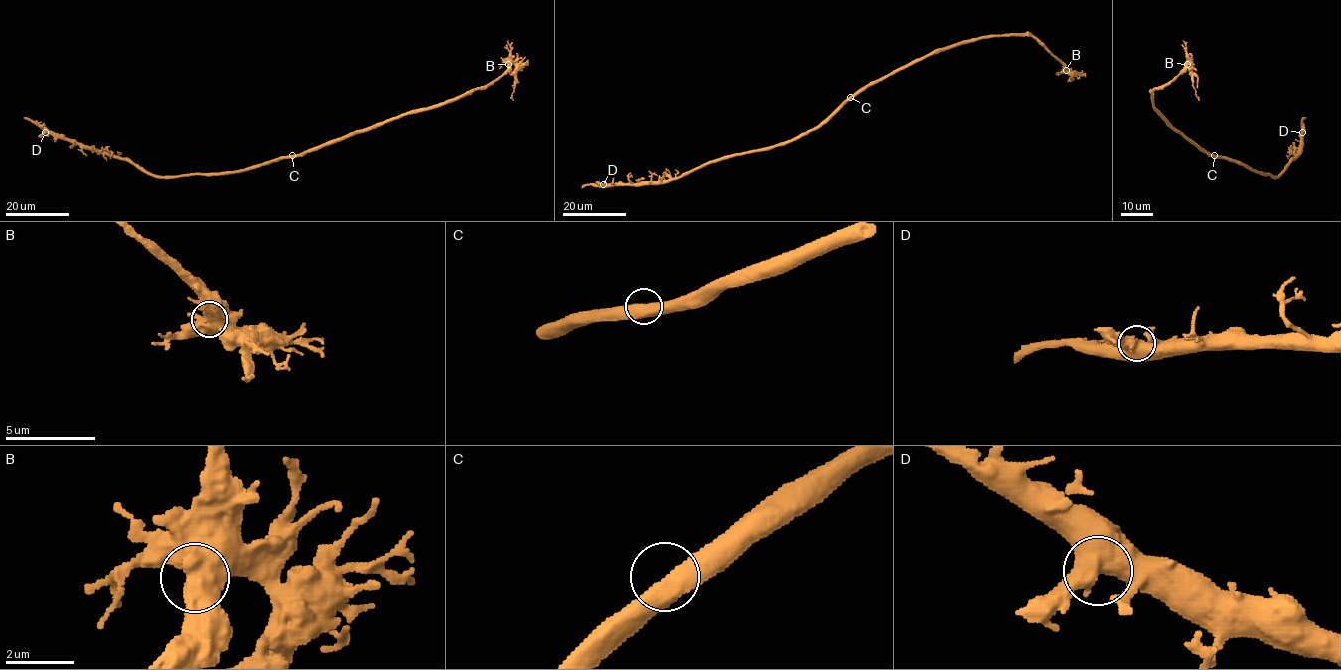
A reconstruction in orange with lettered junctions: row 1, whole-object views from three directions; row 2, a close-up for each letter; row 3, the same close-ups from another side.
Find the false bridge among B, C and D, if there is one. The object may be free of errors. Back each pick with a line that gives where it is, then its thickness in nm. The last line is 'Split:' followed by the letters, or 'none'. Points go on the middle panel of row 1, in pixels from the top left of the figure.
Split: none

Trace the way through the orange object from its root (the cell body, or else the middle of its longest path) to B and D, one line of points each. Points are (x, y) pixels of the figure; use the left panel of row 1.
B: (295, 157), (404, 114), (434, 108), (485, 88), (507, 69), (508, 64)
D: (295, 157), (279, 157), (246, 170), (226, 173), (156, 176), (120, 158), (83, 148), (46, 132)

